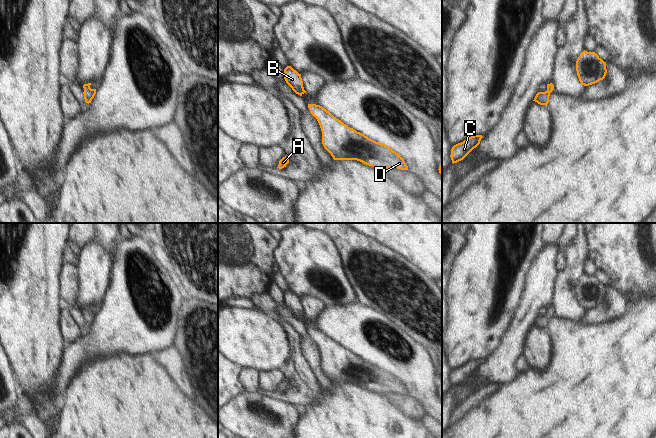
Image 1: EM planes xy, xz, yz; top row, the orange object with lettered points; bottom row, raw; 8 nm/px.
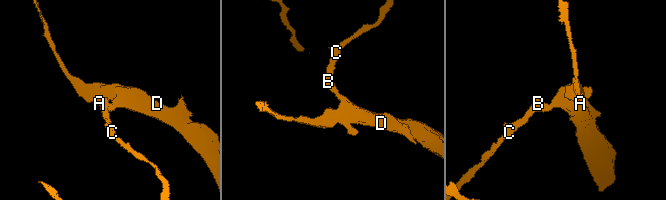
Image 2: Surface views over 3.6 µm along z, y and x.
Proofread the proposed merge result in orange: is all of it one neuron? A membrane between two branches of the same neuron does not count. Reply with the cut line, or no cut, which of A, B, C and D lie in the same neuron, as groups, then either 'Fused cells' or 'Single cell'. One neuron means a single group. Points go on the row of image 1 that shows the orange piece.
No split. Groups: A B C D. Single cell

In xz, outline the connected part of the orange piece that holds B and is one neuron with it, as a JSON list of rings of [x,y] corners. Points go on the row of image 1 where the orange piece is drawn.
[[[287,66],[284,69],[284,79],[296,94],[302,96],[304,93],[306,93],[303,87],[301,74],[299,74],[291,66]]]

